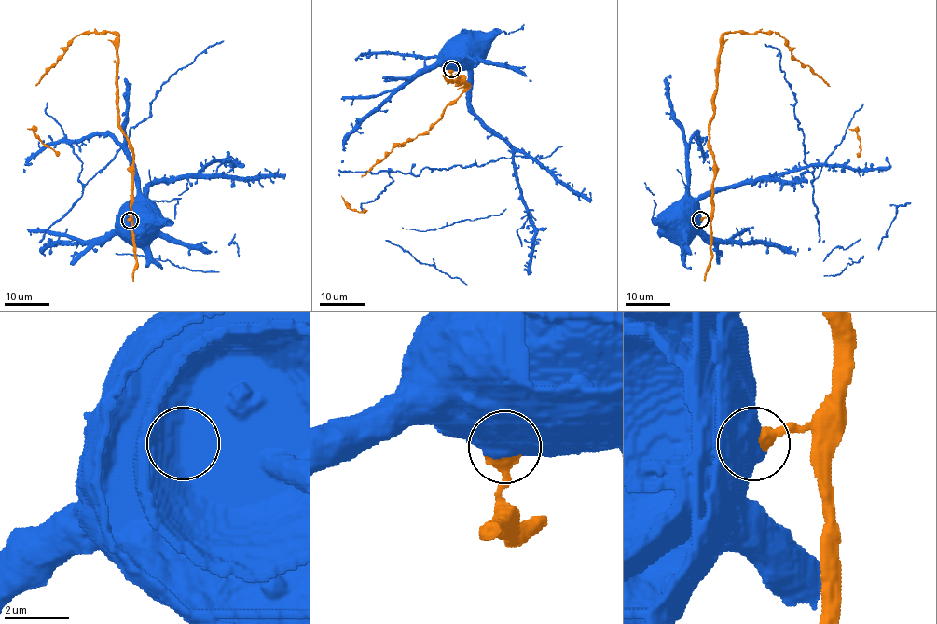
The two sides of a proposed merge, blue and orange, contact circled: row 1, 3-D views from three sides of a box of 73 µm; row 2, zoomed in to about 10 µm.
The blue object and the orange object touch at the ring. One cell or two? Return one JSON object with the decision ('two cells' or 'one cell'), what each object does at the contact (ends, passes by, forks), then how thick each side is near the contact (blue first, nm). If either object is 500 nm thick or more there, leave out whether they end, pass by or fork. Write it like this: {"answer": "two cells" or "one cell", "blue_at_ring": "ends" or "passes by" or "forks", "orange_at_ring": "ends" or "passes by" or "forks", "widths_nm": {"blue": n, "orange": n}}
{"answer": "two cells", "widths_nm": {"blue": 800, "orange": 550}}

